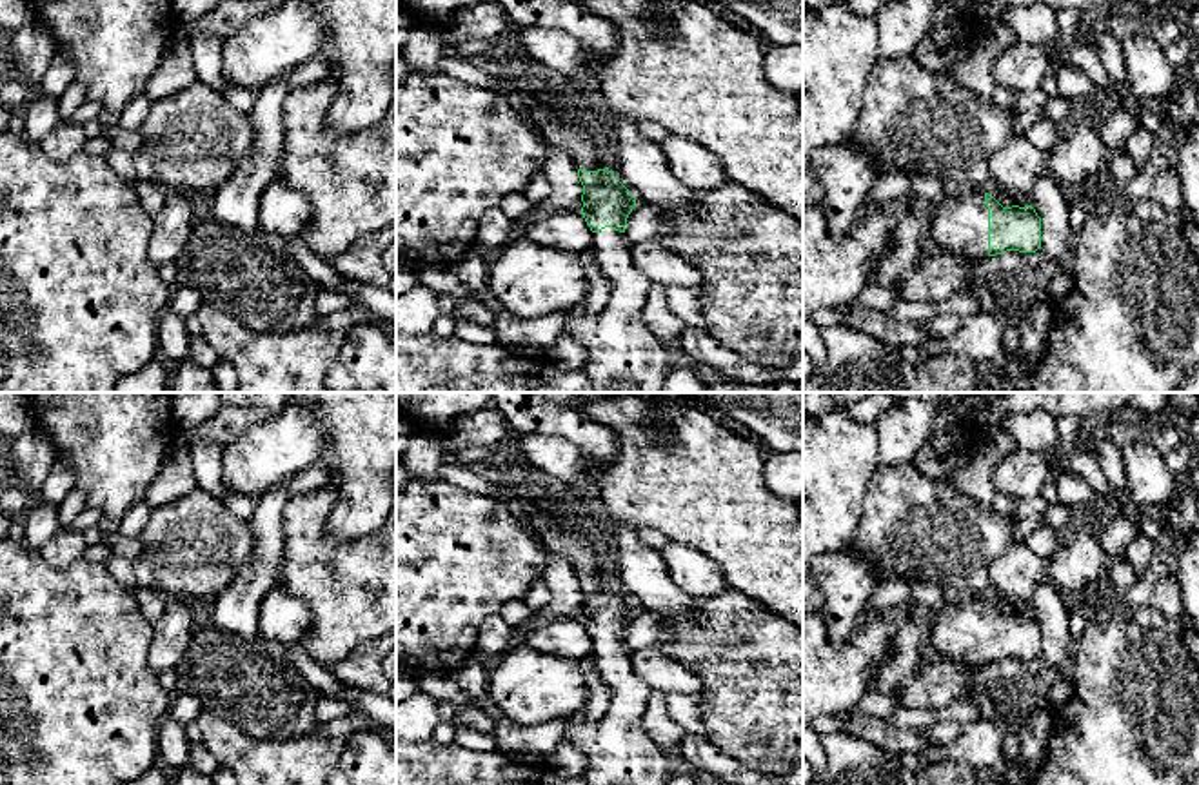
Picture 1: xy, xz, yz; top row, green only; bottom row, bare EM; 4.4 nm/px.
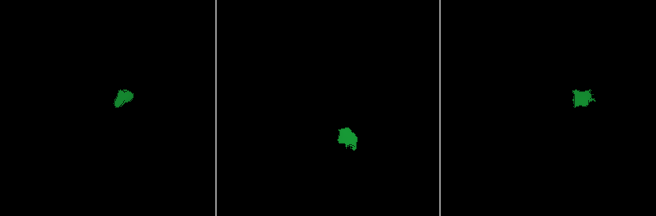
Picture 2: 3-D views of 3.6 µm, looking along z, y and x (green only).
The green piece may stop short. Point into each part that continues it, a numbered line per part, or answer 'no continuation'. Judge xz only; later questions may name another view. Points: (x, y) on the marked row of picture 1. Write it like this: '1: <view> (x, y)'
1: xz (565, 128)
2: xz (624, 355)

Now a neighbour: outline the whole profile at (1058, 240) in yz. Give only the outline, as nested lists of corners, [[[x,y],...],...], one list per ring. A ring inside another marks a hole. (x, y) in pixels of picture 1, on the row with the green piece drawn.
[[[1050,174],[1037,180],[1030,205],[1041,218],[1043,276],[1054,269],[1072,269],[1075,233],[1070,227],[1070,198]]]

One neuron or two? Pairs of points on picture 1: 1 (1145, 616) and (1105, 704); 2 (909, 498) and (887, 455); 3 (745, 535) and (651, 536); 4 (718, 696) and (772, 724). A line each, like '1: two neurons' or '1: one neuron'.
1: two neurons
2: two neurons
3: two neurons
4: one neuron

